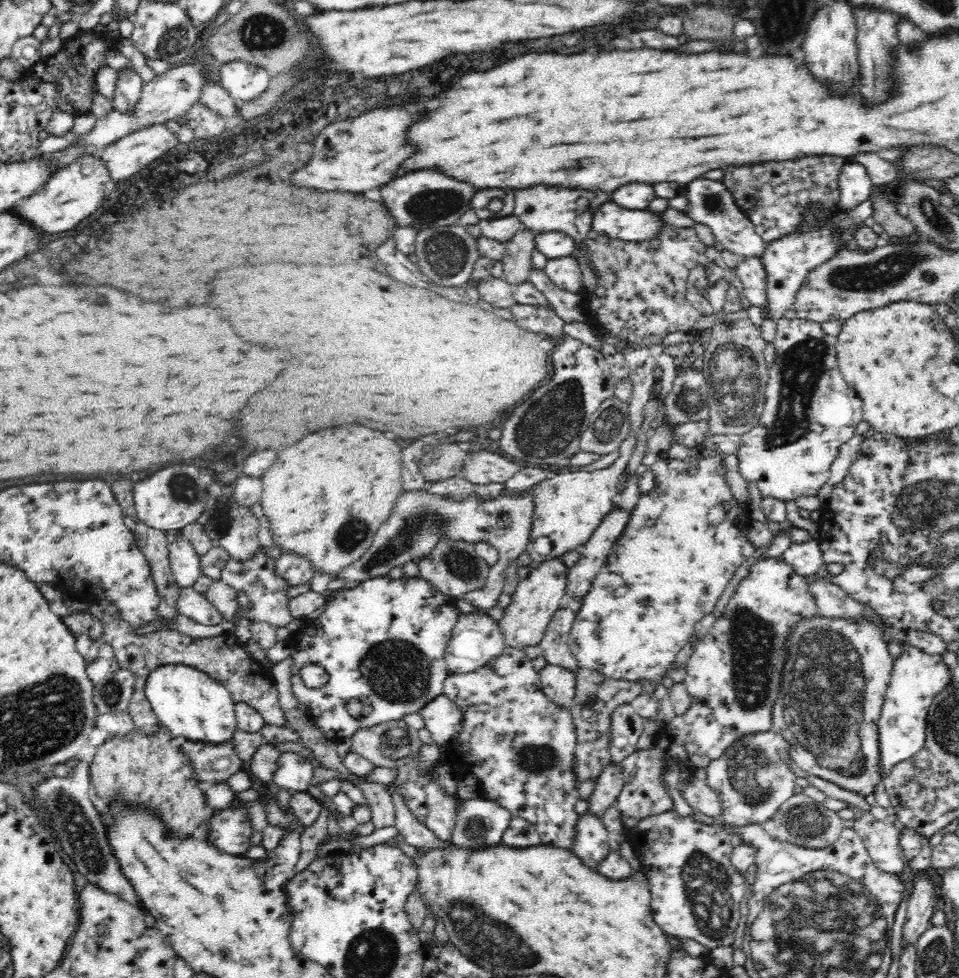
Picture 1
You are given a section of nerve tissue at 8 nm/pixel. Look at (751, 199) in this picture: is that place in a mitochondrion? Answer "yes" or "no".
yes

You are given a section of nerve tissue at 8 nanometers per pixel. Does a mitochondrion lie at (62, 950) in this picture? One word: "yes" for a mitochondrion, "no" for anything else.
no

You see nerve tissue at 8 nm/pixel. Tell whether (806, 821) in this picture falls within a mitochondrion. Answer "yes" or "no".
yes

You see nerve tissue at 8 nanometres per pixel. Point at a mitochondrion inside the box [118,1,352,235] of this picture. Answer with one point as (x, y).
(260, 32)

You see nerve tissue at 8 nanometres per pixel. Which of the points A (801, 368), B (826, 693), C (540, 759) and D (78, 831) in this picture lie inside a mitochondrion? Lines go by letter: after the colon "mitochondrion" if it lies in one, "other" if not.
A: mitochondrion
B: mitochondrion
C: mitochondrion
D: mitochondrion

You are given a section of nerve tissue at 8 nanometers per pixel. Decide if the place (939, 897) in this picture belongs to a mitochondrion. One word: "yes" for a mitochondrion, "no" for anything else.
no

